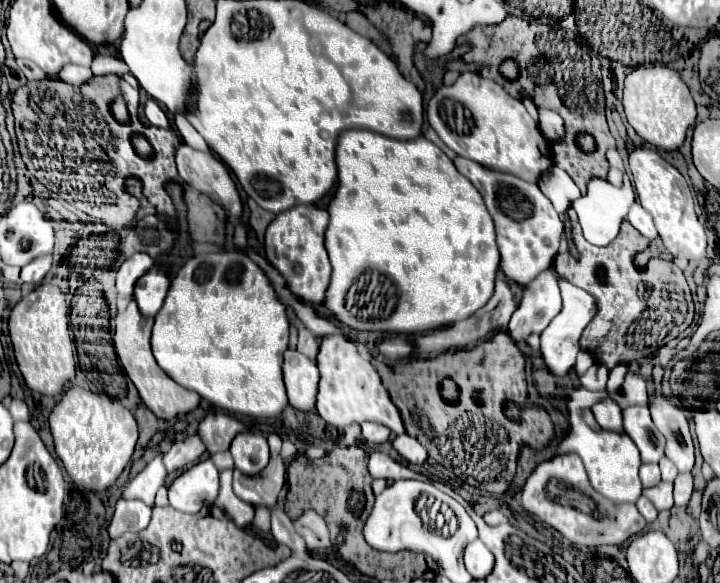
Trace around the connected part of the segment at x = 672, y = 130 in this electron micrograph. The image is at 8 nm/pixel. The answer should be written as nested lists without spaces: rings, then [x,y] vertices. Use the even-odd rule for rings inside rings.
[[[646,66],[630,72],[624,80],[624,114],[628,124],[636,130],[636,134],[662,150],[678,150],[684,144],[686,130],[696,120],[696,104],[690,96],[688,86],[682,82],[680,74],[668,66]],[[630,110],[652,110],[630,114]]]

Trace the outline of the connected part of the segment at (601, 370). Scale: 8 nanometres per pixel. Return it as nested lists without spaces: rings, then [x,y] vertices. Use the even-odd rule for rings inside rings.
[[[594,364],[592,368],[588,368],[580,378],[580,384],[582,388],[586,390],[604,390],[606,388],[606,380],[608,380],[608,368],[602,366],[602,364]]]

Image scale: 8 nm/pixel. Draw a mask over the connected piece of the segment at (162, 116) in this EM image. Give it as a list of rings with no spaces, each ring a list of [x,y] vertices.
[[[148,100],[144,112],[146,112],[146,118],[148,118],[154,126],[158,126],[158,128],[170,128],[170,120],[168,120],[166,112],[164,112],[154,100]]]

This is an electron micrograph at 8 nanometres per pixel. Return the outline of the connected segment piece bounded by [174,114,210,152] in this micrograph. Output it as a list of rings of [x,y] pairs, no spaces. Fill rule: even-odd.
[[[174,114],[174,126],[176,126],[180,138],[182,138],[188,146],[192,146],[192,148],[196,148],[196,150],[202,150],[202,152],[210,152],[210,148],[208,148],[208,144],[204,142],[204,138],[196,132],[196,128],[194,128],[182,114]]]

